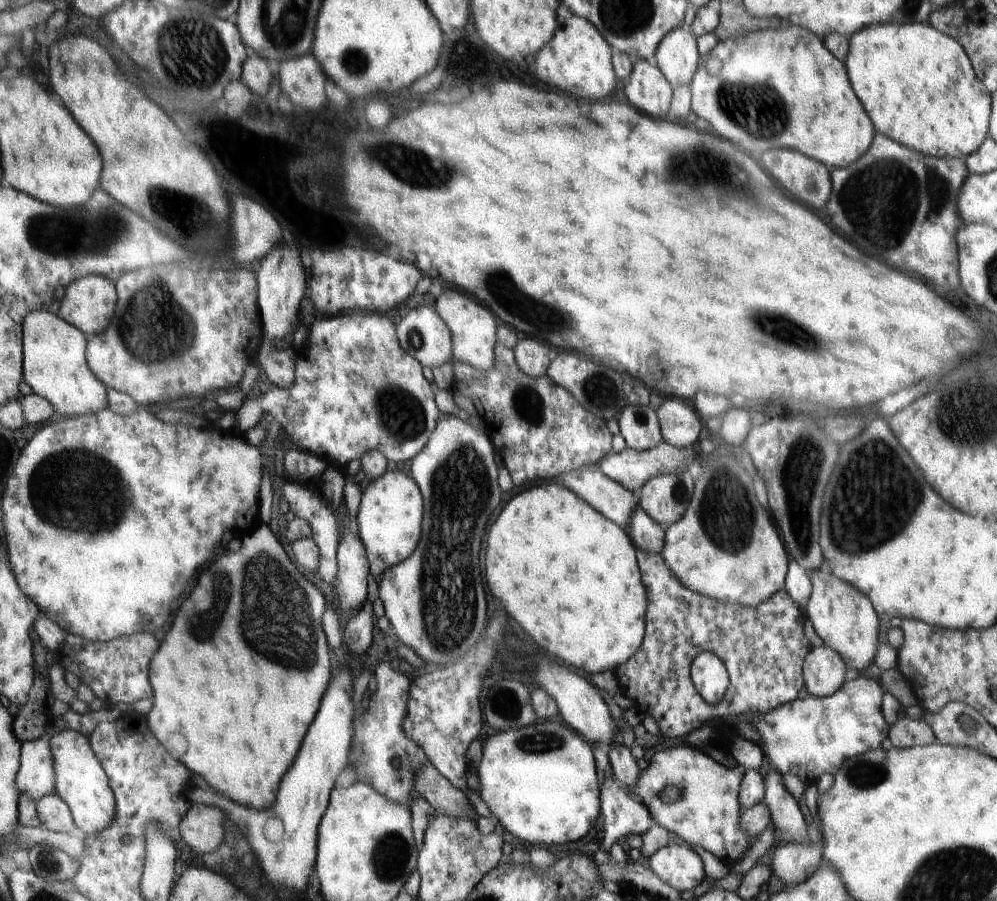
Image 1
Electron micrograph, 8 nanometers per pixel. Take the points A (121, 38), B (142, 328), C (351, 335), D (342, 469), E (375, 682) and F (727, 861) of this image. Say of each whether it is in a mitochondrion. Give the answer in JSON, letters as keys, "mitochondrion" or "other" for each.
{"A":"other","B":"mitochondrion","C":"other","D":"other","E":"other","F":"other"}

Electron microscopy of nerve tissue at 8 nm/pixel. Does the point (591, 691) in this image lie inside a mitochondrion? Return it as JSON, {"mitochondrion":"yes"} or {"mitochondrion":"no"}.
{"mitochondrion":"no"}

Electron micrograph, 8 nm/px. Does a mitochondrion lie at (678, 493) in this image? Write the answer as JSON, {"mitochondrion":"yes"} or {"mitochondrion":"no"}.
{"mitochondrion":"yes"}

